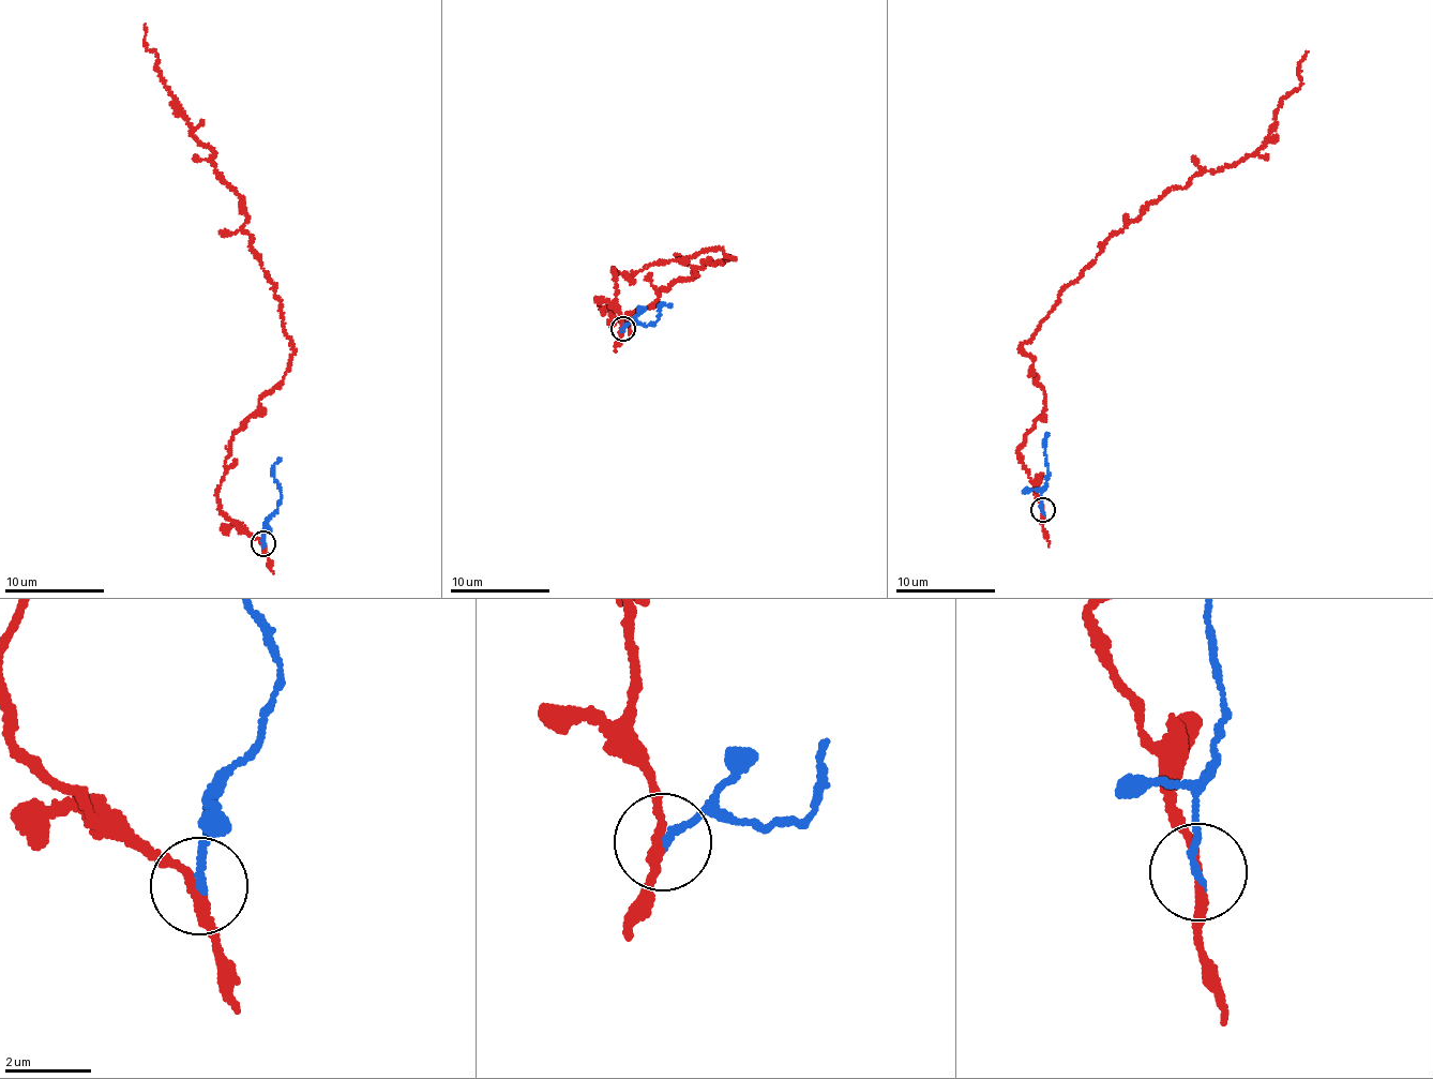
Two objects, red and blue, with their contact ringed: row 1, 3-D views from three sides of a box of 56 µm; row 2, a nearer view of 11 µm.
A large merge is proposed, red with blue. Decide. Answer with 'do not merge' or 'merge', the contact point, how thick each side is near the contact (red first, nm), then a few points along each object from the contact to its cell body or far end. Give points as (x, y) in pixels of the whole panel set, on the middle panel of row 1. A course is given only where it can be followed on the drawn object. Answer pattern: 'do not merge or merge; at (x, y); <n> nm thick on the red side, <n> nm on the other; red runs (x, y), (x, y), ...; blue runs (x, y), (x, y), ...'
do not merge; at (622, 329); 190 nm thick on the red side, 170 nm on the other; red runs (622, 328), (615, 268), (734, 256), (707, 260), (621, 319), (602, 302); blue runs (622, 328), (634, 319), (654, 324), (659, 310), (665, 303), (672, 306)

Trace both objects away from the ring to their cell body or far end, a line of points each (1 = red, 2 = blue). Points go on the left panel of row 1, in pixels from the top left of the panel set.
1: (262, 544), (221, 510), (217, 492), (231, 436), (292, 349), (241, 199), (194, 138), (145, 24)
2: (262, 544), (265, 522), (281, 498), (274, 479), (274, 464), (281, 458)

